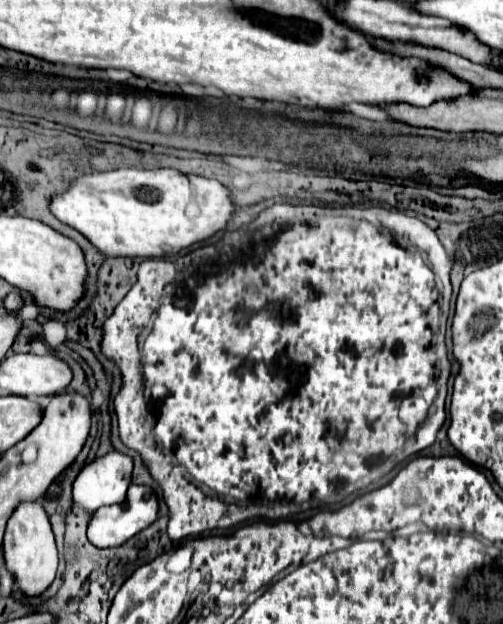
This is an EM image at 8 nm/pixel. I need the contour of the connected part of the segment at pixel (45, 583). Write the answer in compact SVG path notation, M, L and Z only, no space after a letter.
M23 502L7 522L5 542L3 542L3 556L9 574L13 576L19 590L29 596L41 596L57 574L57 548L55 538L51 532L51 524L47 520L45 508L41 502Z

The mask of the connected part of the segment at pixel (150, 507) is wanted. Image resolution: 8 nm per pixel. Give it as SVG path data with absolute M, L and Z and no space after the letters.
M131 484L127 490L127 498L121 504L103 506L97 512L93 512L89 528L87 528L87 538L93 546L99 546L99 548L121 546L129 538L133 538L137 532L149 528L157 520L157 512L159 512L159 500L157 500L155 492L149 486Z

